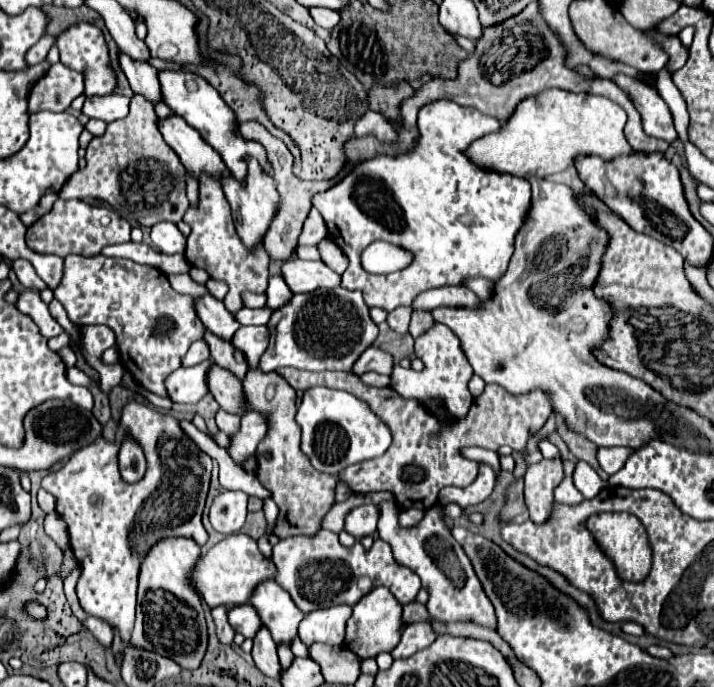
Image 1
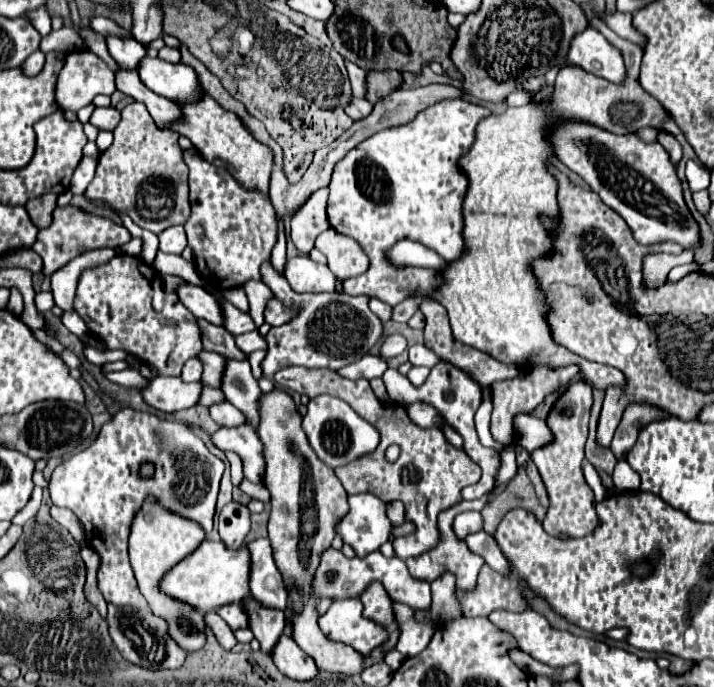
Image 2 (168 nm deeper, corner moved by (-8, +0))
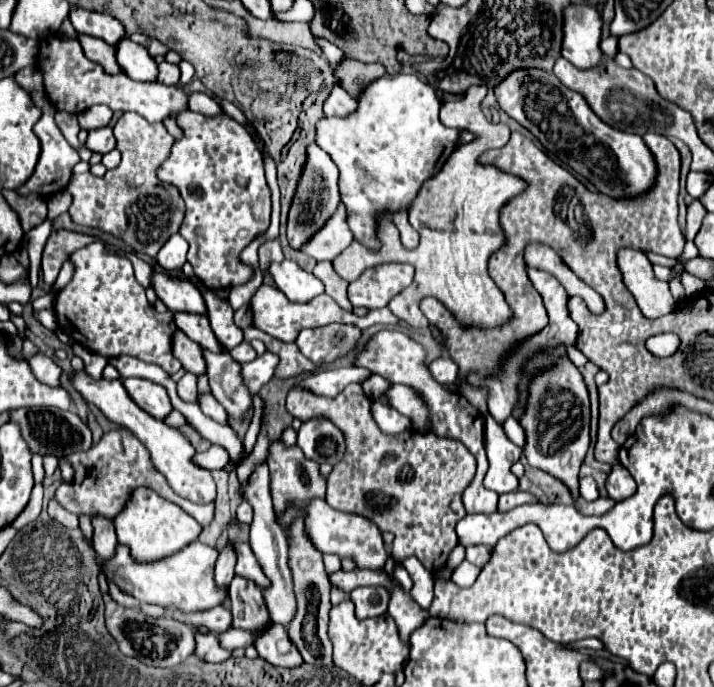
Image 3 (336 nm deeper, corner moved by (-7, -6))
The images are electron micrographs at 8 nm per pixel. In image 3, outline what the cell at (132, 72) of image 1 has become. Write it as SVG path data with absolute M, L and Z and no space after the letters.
M80 5L72 7L70 21L78 33L98 35L100 39L106 39L106 43L110 43L110 45L116 45L118 39L126 37L122 31L122 23L118 23L118 19L114 19L112 15L106 15L106 13L88 11Z

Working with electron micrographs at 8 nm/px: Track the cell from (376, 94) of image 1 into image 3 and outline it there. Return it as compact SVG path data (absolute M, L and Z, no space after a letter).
M346 57L338 65L334 65L336 81L352 97L358 97L362 93L362 87L366 87L366 83L374 81L376 77L382 77L384 73L386 73L386 69L380 63L362 63L362 61L356 61L350 57Z

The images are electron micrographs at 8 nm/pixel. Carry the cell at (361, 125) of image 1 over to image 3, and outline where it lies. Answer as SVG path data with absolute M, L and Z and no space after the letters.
M334 85L324 101L324 115L348 115L356 105L354 97L350 97L340 85Z

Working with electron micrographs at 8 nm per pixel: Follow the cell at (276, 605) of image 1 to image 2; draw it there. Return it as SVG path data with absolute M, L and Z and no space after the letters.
M257 539L247 545L251 549L251 595L267 609L287 609L287 589L283 575L273 559L273 547L269 539Z

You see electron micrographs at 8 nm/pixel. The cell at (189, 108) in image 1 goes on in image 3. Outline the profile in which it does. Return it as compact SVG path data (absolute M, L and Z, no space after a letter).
M120 39L116 45L116 61L120 69L138 81L154 81L158 75L156 61L150 57L144 45L138 45L134 41Z

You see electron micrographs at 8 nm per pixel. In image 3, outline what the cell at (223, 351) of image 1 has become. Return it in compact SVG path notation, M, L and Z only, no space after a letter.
M178 311L174 313L174 323L180 331L184 331L192 341L196 341L200 347L208 351L222 351L218 347L218 339L210 327L208 315L198 315L198 313L184 313Z

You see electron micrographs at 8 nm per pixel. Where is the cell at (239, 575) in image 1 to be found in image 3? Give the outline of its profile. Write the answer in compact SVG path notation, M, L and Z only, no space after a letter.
M192 541L170 557L150 563L138 563L130 555L130 549L118 543L114 557L102 561L102 571L108 581L112 581L120 591L126 591L140 603L156 603L162 607L174 607L192 613L222 605L226 601L226 589L218 589L214 583L216 553L218 551L214 547L208 547L200 541Z

